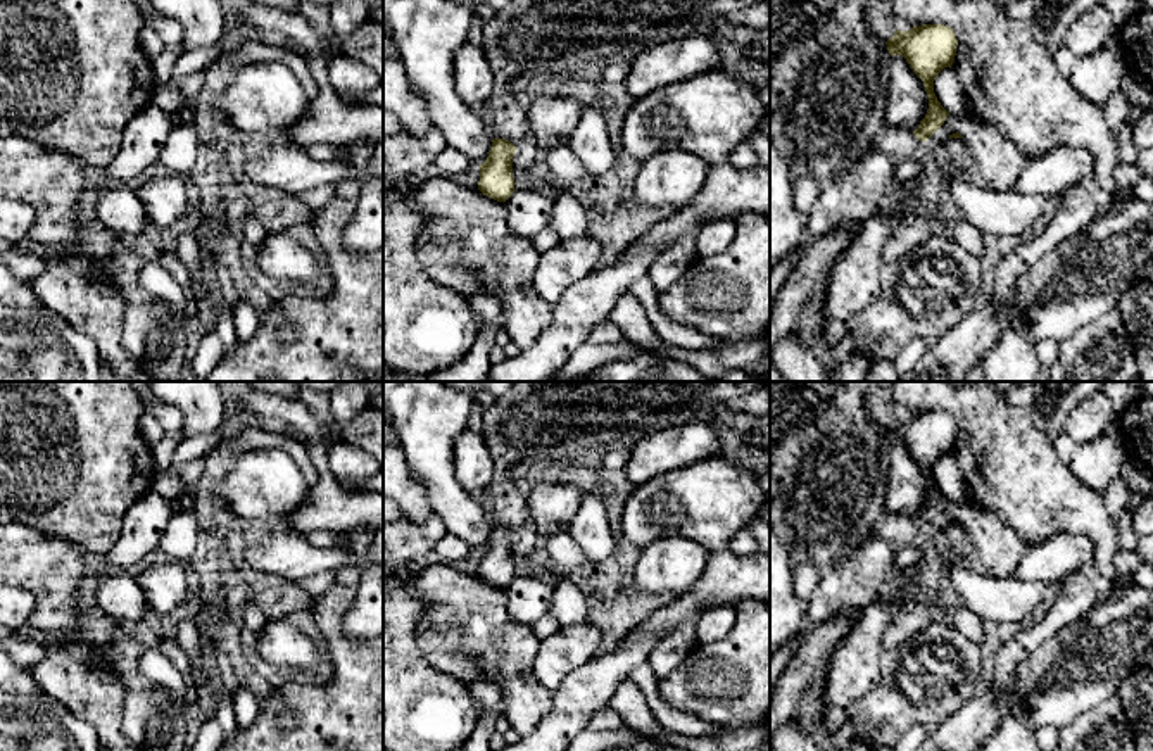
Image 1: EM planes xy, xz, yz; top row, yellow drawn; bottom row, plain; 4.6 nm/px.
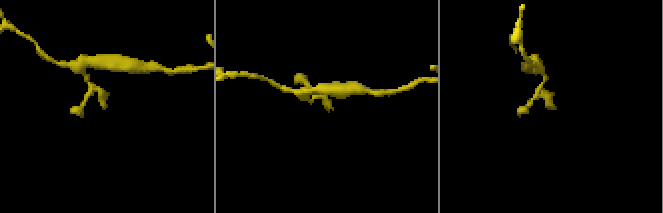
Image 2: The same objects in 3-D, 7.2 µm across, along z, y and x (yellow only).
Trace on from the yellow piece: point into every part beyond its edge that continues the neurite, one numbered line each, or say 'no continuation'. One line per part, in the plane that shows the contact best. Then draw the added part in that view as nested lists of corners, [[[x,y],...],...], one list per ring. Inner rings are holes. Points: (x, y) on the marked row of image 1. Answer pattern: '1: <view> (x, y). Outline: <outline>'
no continuation

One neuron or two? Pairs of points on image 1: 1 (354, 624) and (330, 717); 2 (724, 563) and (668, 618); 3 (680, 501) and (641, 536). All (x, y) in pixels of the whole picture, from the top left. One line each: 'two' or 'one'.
1: two
2: one
3: one

